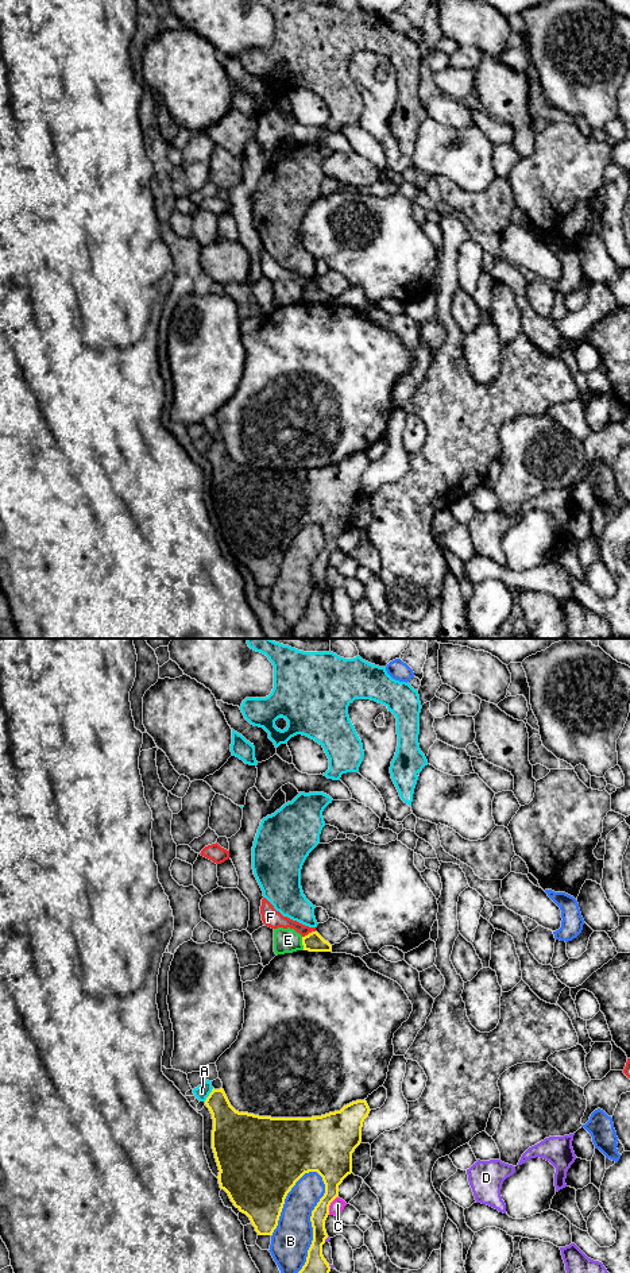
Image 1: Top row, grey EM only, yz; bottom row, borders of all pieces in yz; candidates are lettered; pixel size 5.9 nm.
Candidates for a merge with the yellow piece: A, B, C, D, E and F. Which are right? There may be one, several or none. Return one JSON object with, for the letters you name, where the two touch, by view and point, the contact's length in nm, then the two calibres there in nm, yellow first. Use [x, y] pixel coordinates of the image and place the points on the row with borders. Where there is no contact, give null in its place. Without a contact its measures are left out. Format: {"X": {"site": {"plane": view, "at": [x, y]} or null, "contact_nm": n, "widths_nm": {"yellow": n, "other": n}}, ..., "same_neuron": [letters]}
{"same_neuron": []}

